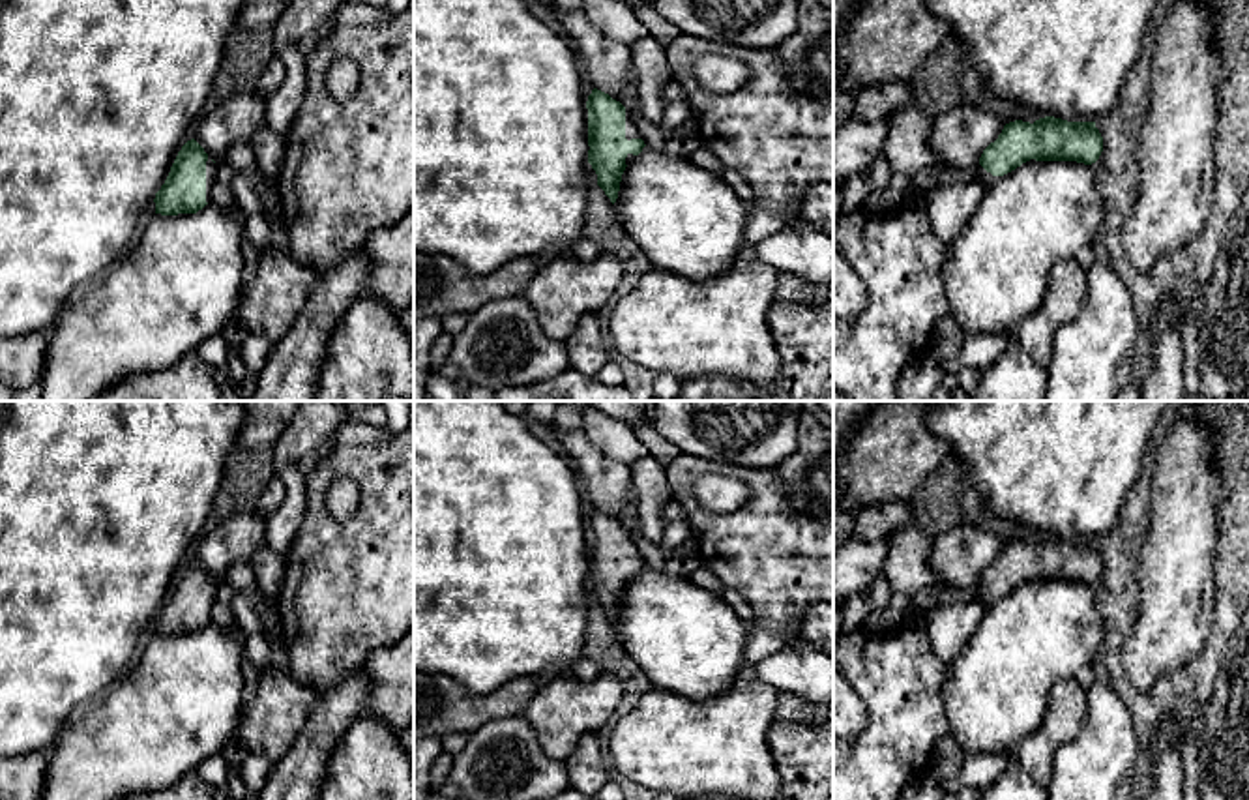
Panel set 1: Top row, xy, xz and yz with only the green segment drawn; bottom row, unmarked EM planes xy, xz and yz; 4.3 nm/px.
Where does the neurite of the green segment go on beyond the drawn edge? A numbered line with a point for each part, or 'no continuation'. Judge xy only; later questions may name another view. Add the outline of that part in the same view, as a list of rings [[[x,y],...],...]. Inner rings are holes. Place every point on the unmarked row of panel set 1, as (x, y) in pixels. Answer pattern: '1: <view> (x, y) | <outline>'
1: xy (212, 598) | [[[208,575],[208,581],[206,581],[206,622],[208,624],[210,624],[212,611],[215,603],[219,601],[217,590],[219,590],[219,585],[215,585],[212,577]]]

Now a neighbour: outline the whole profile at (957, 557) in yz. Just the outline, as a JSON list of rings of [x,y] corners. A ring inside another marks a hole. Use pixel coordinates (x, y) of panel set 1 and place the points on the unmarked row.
[[[957,523],[933,540],[929,564],[951,590],[968,592],[979,585],[983,570],[998,558],[1004,541],[974,523]]]

